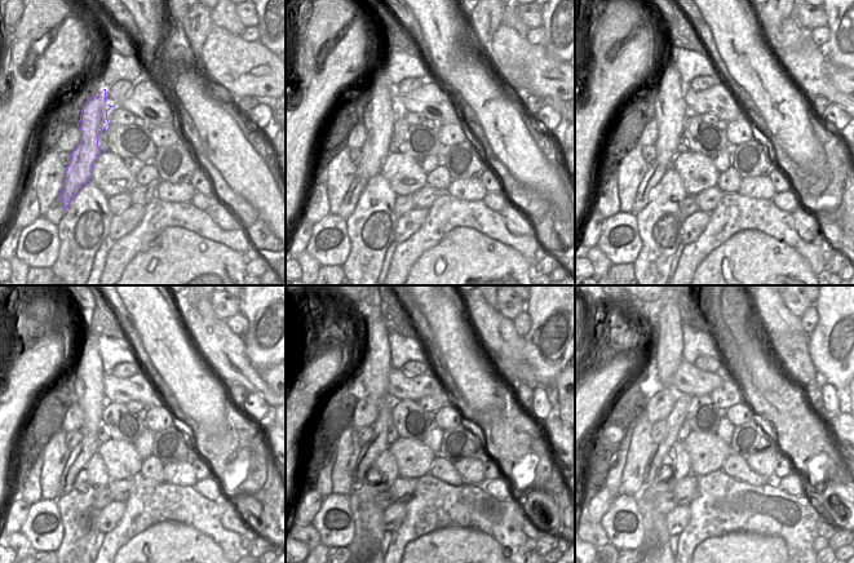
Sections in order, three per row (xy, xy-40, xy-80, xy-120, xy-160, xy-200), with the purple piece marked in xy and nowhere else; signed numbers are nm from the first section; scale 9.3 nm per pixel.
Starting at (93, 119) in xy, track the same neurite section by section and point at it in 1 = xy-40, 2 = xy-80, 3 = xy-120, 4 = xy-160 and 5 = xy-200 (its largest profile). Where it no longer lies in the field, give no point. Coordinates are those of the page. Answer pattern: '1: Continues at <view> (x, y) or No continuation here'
1: Continues at xy-40 (381, 111)
2: Continues at xy-80 (671, 110)
3: Continues at xy-120 (88, 376)
4: Continues at xy-160 (376, 364)
5: Continues at xy-200 (667, 355)

